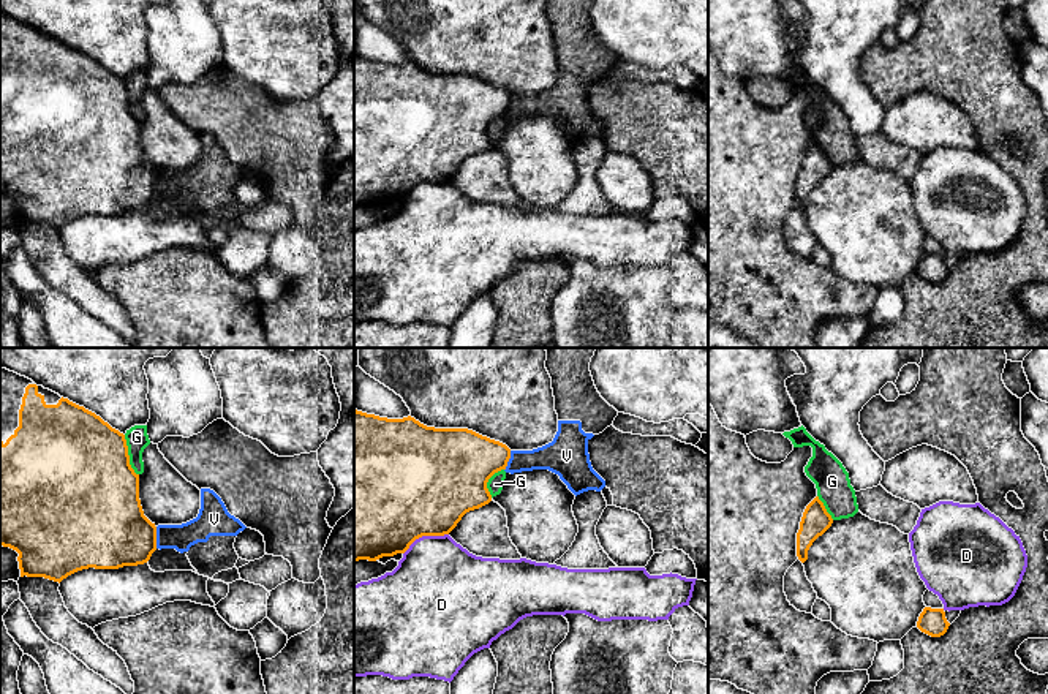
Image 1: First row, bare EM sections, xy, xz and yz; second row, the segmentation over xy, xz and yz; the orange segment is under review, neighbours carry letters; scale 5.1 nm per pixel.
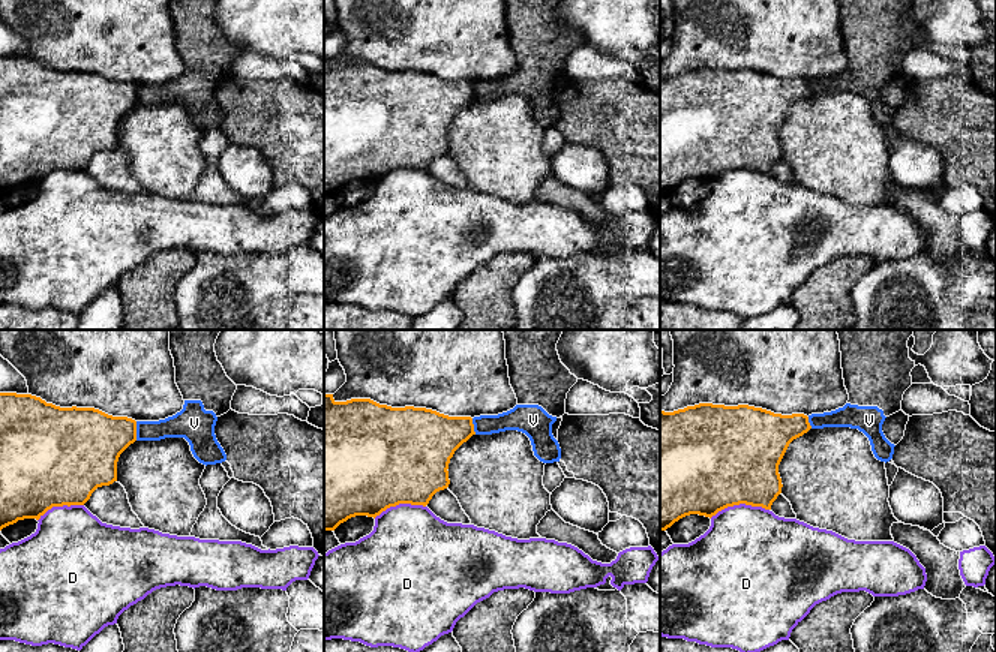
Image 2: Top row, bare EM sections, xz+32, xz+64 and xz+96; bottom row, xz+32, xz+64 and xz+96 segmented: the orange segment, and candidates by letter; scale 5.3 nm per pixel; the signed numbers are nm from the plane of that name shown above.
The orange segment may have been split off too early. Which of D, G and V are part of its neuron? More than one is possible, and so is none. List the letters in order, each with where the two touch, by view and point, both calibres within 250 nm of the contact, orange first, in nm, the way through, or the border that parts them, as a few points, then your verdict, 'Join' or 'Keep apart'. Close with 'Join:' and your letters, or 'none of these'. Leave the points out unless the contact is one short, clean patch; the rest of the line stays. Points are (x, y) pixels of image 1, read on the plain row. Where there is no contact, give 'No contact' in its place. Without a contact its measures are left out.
D: Touches orange at xz (424, 181). Thickness 500 nm (orange) against 440 nm. Keep apart
G: Touches orange at xy (128, 101). Thickness 500 nm (orange) against 110 nm. Keep apart
V: Touches orange at xy (155, 184). Thickness 400 nm (orange) against 130 nm. Boundary: xy (155, 173), (157, 193). Keep apart
Join: none of these

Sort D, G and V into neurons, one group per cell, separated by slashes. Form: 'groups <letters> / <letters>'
groups D / G / V

